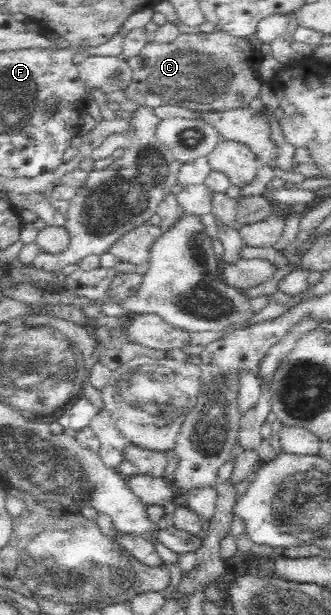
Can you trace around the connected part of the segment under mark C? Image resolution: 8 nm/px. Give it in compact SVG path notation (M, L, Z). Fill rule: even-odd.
M216 30L214 33L182 33L176 40L171 43L160 44L158 41L148 42L147 45L136 55L132 56L129 59L125 60L128 63L128 67L130 67L130 71L132 71L132 76L130 82L128 82L125 93L128 99L133 100L138 105L142 105L143 107L156 107L163 104L171 104L171 105L183 105L183 107L187 107L193 111L207 111L212 108L222 109L224 107L236 107L236 106L249 106L250 100L254 98L254 96L259 94L261 90L261 82L259 82L258 78L253 78L254 76L254 66L255 61L260 58L259 53L253 50L249 45L246 39L232 36L230 33L226 31L218 31Z

